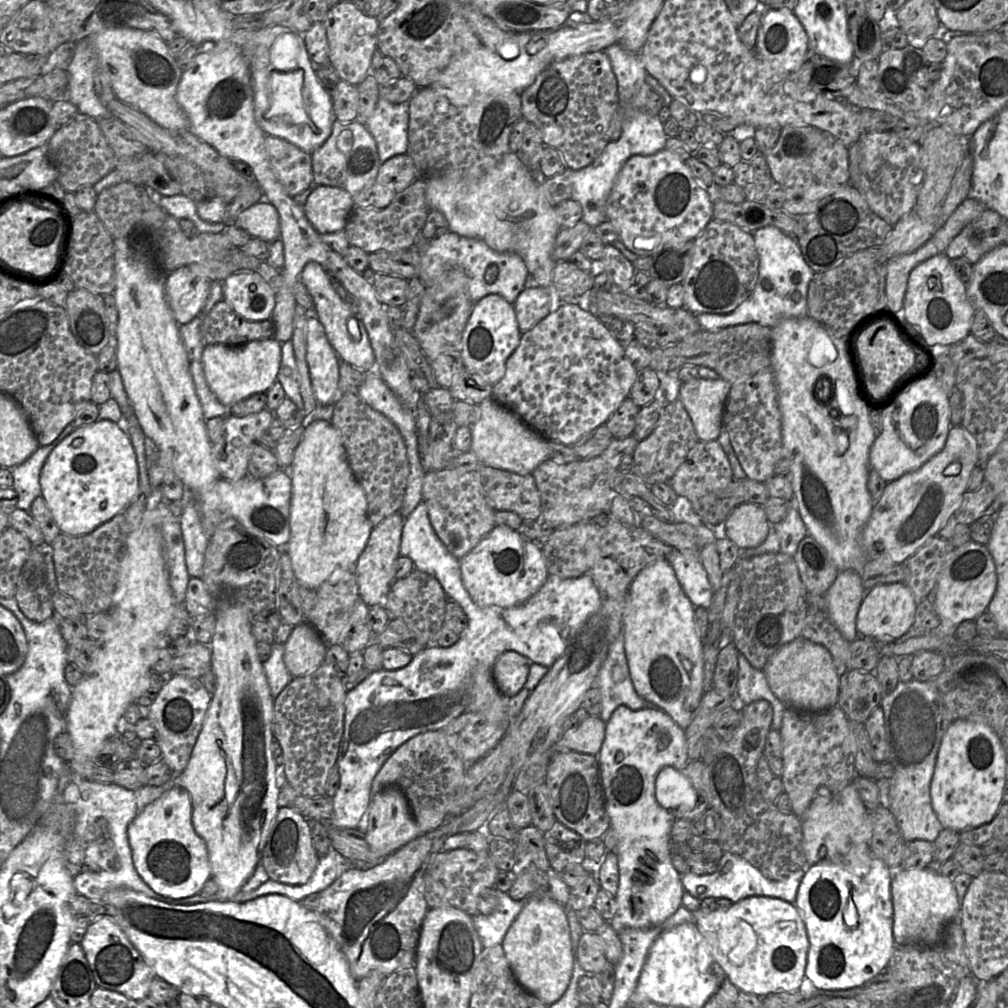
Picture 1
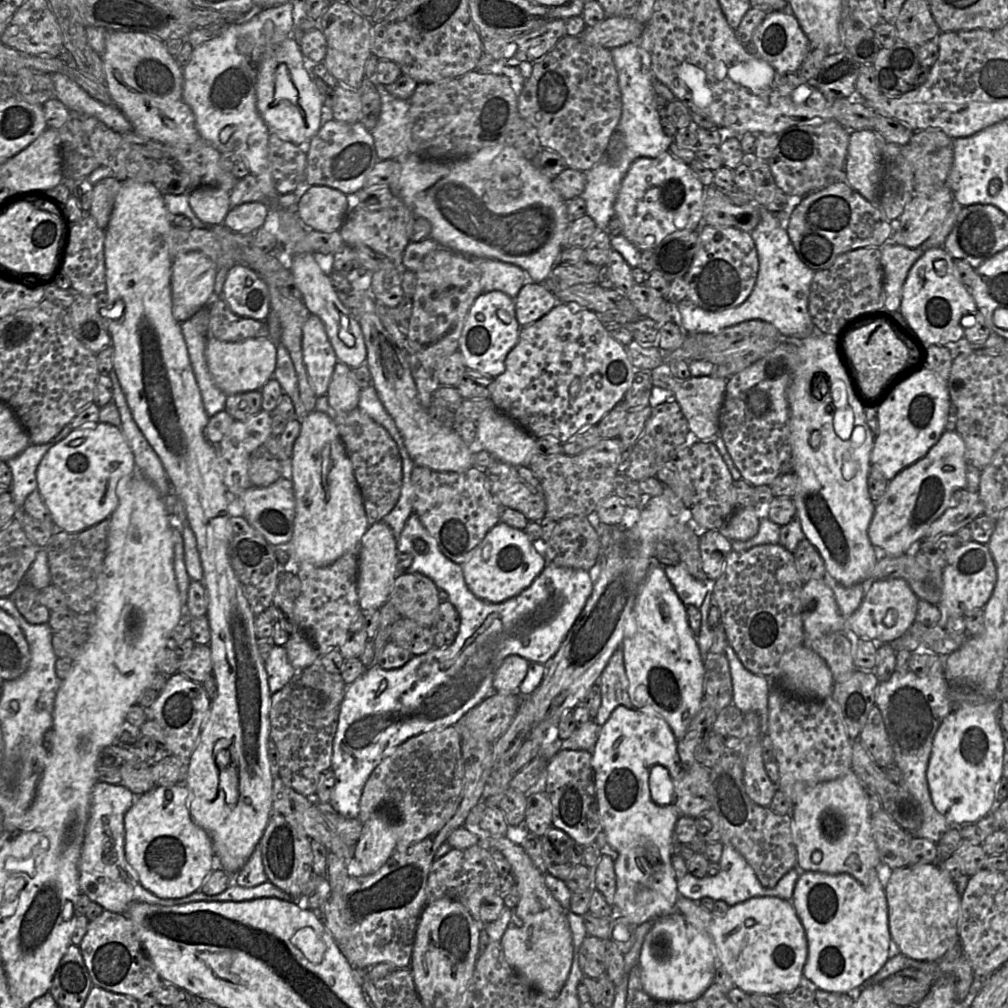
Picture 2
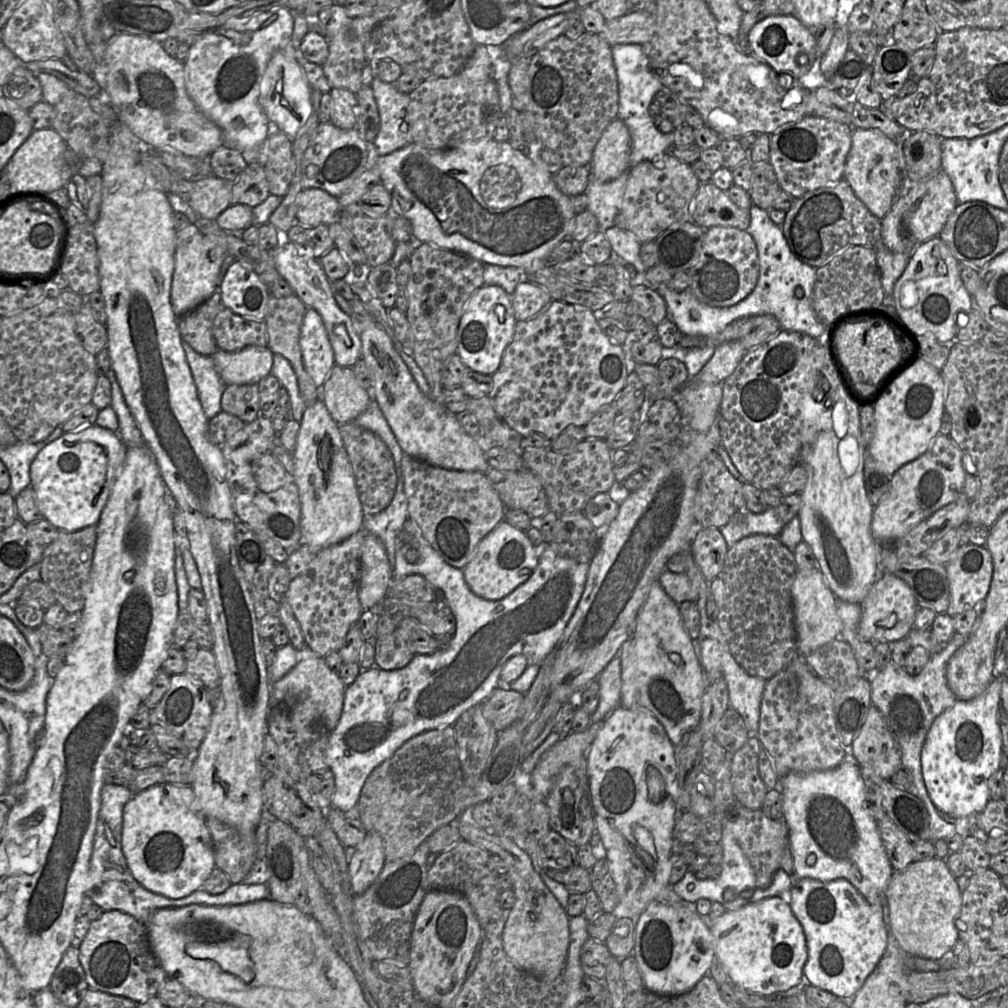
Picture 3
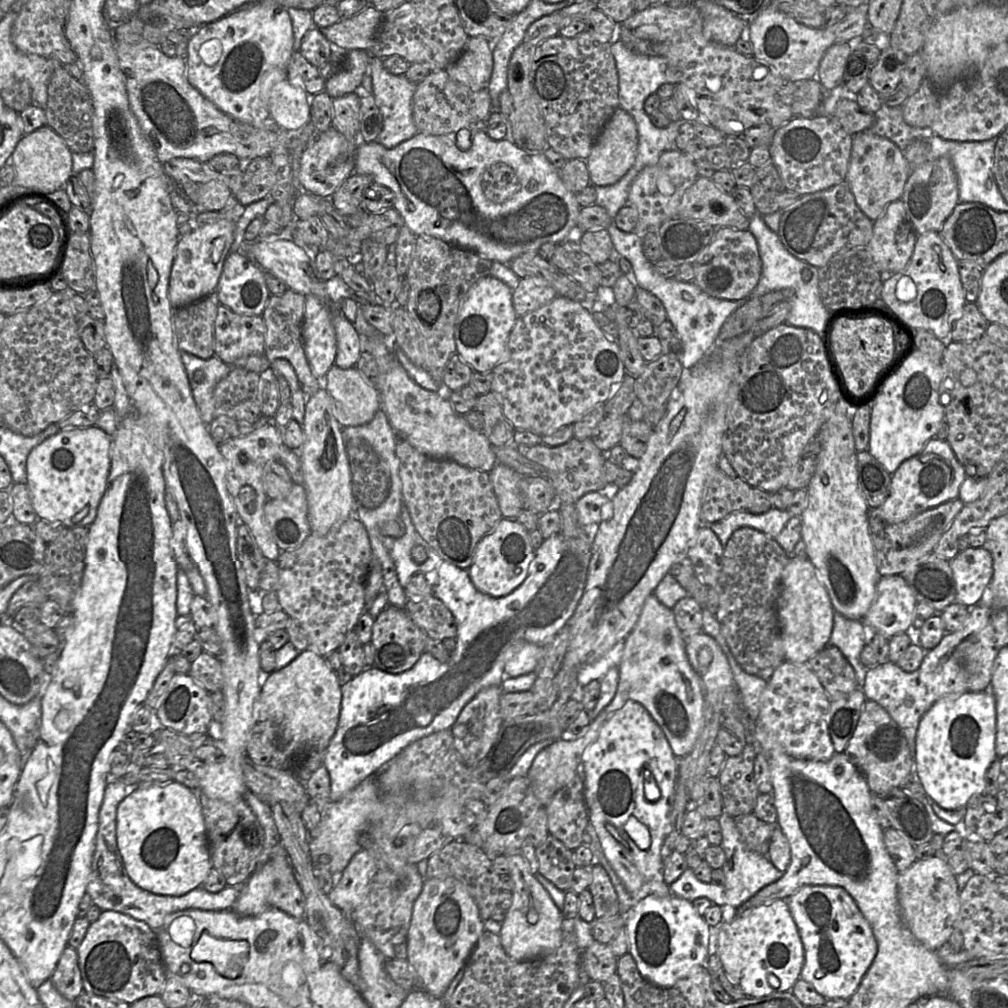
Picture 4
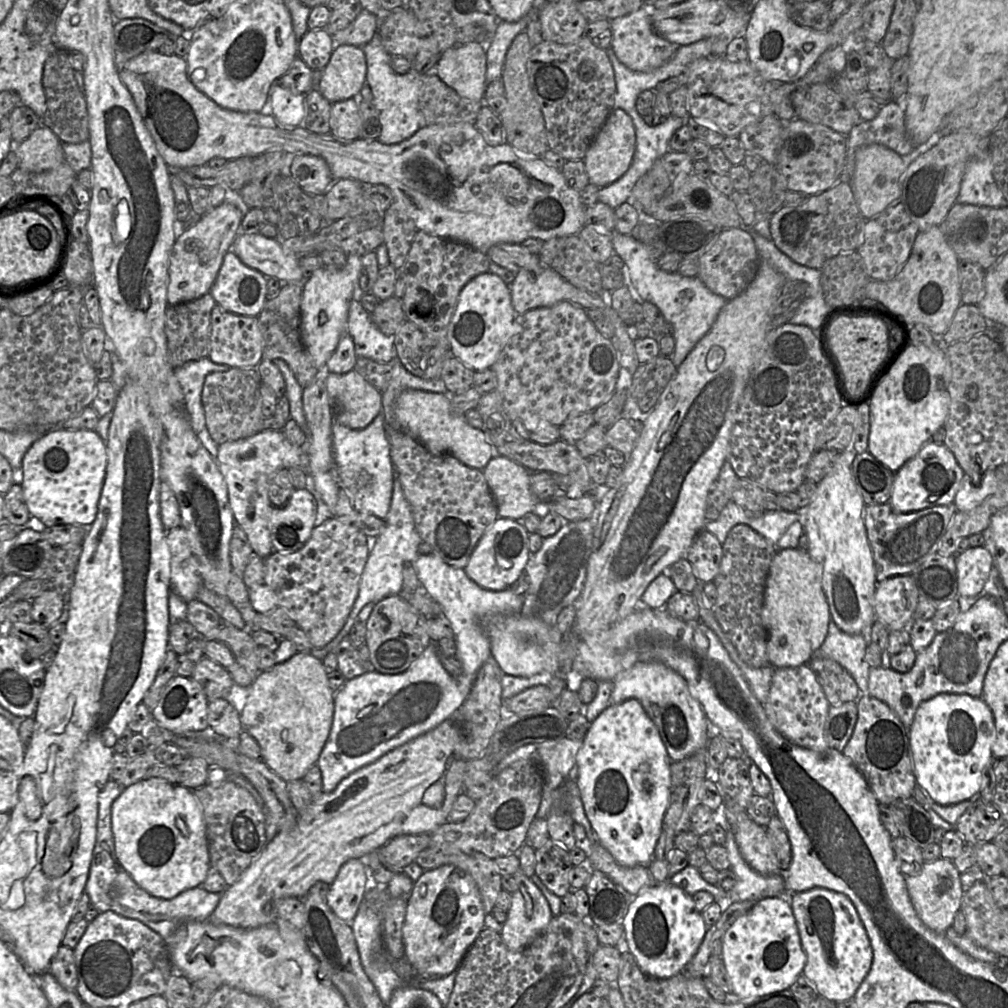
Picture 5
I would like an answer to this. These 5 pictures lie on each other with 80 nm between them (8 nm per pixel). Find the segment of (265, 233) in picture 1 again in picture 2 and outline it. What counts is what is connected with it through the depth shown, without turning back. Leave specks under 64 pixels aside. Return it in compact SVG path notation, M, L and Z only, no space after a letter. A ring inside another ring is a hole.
M265 201L244 203L231 208L223 225L232 232L253 231L263 227L267 221L270 205Z

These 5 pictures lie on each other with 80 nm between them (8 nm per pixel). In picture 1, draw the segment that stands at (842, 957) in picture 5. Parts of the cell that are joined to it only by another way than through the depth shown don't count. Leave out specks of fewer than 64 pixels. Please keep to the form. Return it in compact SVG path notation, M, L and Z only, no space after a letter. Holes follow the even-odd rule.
M872 857L870 870L865 876L857 876L831 862L819 862L805 872L794 904L802 915L809 939L805 977L816 988L820 990L846 990L860 987L885 971L896 945L893 938L891 898L893 875L890 867L876 857Z

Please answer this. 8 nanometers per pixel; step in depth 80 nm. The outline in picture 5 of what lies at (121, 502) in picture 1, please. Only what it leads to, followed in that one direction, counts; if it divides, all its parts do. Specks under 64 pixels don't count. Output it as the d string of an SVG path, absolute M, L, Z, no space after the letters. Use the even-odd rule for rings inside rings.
M50 429L31 445L21 465L21 487L30 516L39 518L47 527L91 527L98 513L106 468L106 443L95 430Z

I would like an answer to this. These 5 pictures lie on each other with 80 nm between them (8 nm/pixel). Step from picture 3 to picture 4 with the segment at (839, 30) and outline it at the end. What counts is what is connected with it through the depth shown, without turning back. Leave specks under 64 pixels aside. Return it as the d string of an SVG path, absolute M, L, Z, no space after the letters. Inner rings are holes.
M849 42L834 44L824 53L815 77L827 90L833 90L842 83L843 72L851 53Z

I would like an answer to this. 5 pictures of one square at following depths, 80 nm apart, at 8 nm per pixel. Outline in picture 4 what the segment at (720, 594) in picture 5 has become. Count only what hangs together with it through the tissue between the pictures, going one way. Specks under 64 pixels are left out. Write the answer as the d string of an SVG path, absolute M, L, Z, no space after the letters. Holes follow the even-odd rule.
M741 527L732 533L724 546L721 571L714 585L718 594L715 618L733 656L745 672L767 681L775 669L785 661L777 600L781 590L782 572L789 560L790 555L782 549L775 538L754 528Z

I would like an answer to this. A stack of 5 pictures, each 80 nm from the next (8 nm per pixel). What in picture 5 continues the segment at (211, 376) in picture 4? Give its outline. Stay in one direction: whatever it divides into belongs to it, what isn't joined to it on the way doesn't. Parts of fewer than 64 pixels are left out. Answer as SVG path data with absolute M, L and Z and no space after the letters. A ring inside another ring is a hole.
M208 357L189 361L174 369L184 395L185 409L191 426L202 444L216 459L217 444L210 436L202 404L202 390L206 376L212 372L226 372L231 367L227 364L216 364Z

